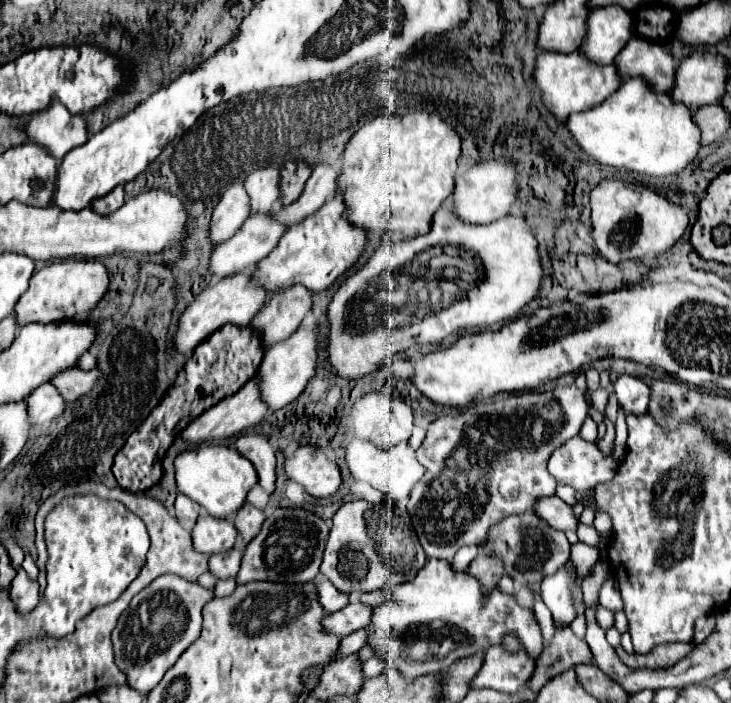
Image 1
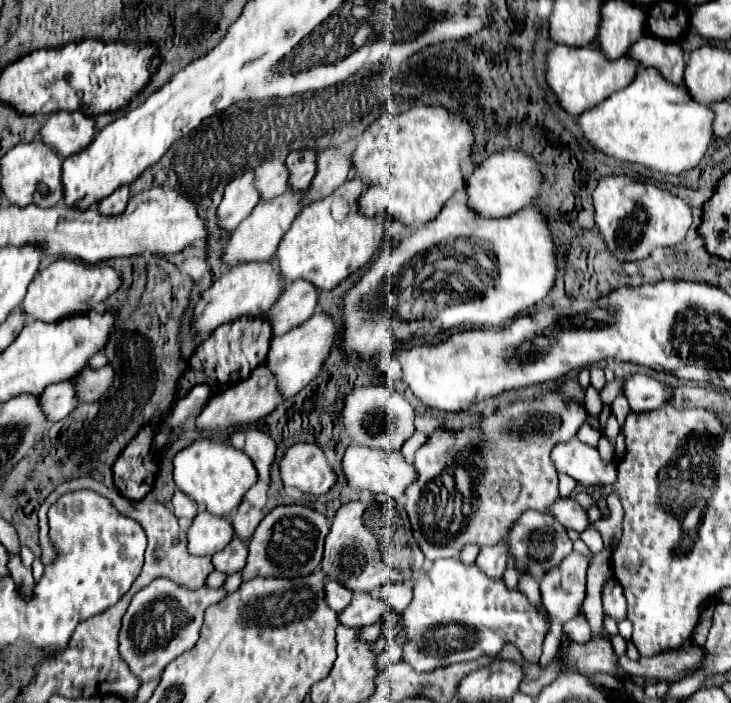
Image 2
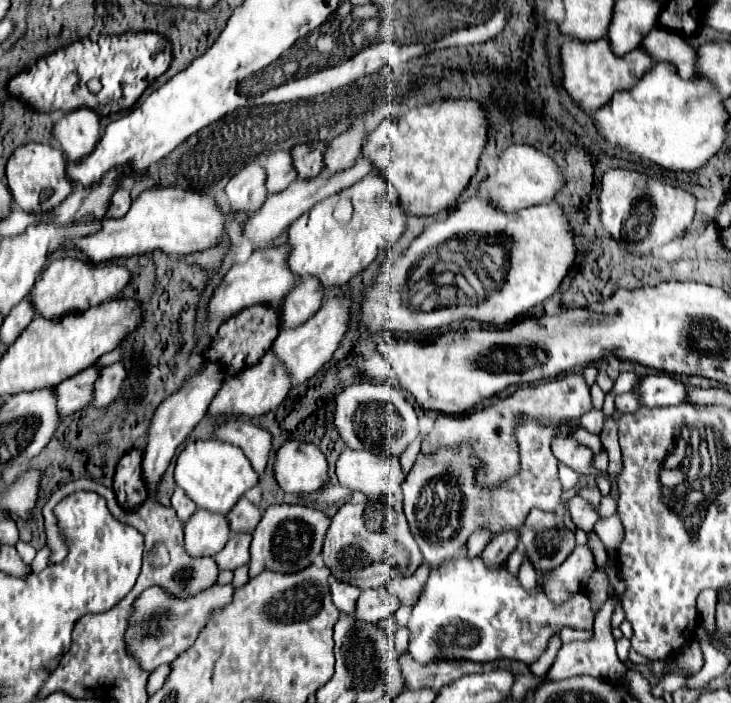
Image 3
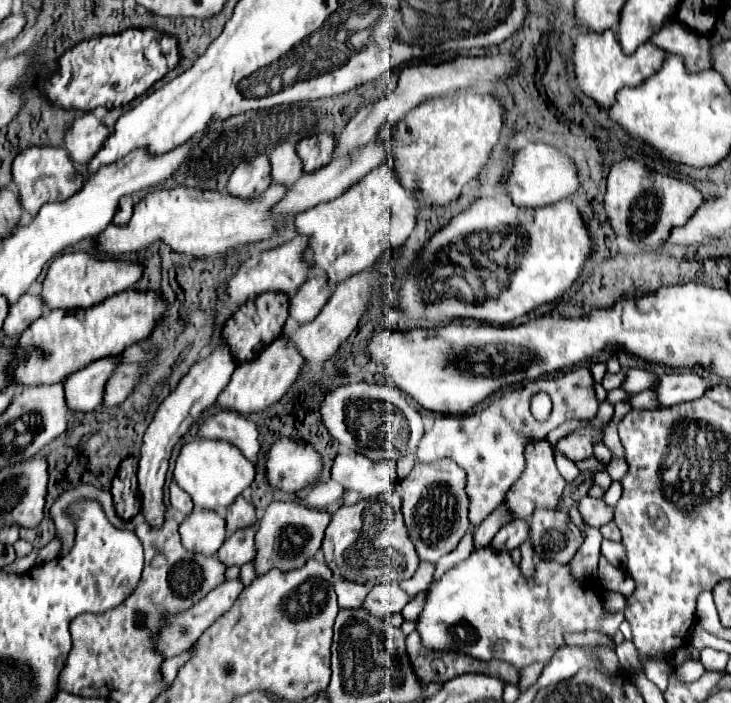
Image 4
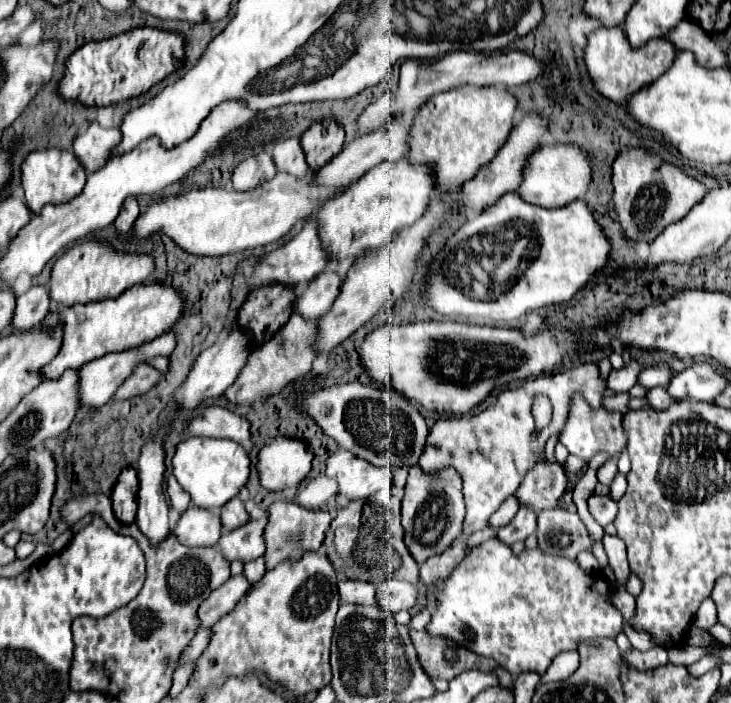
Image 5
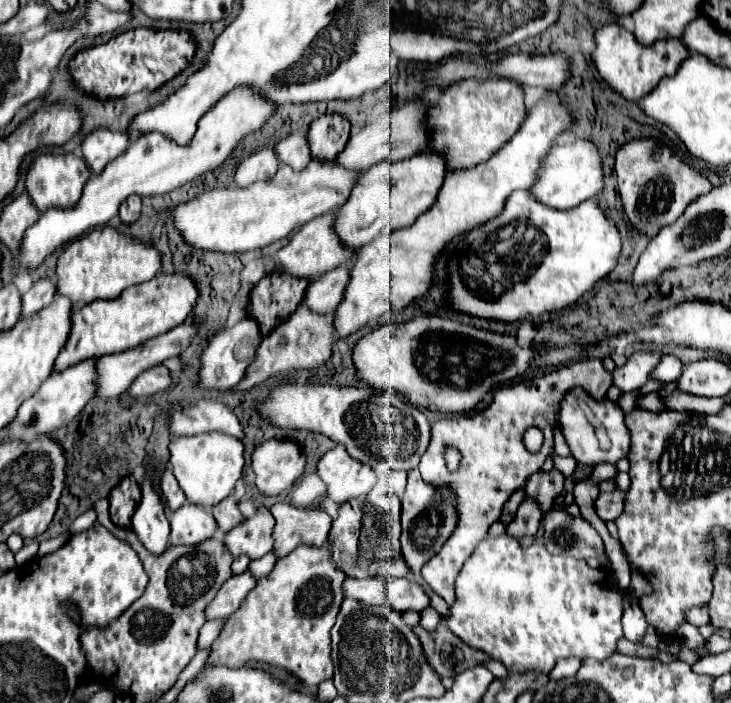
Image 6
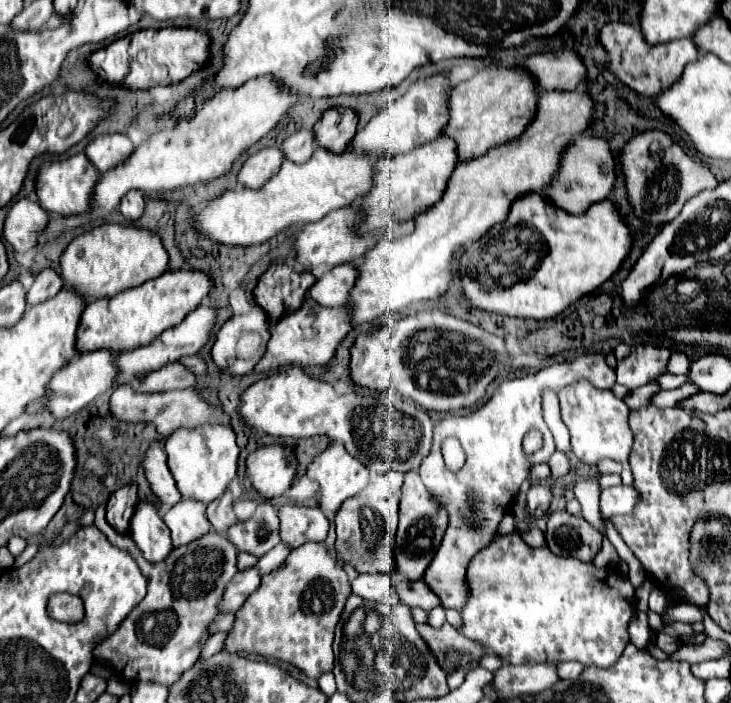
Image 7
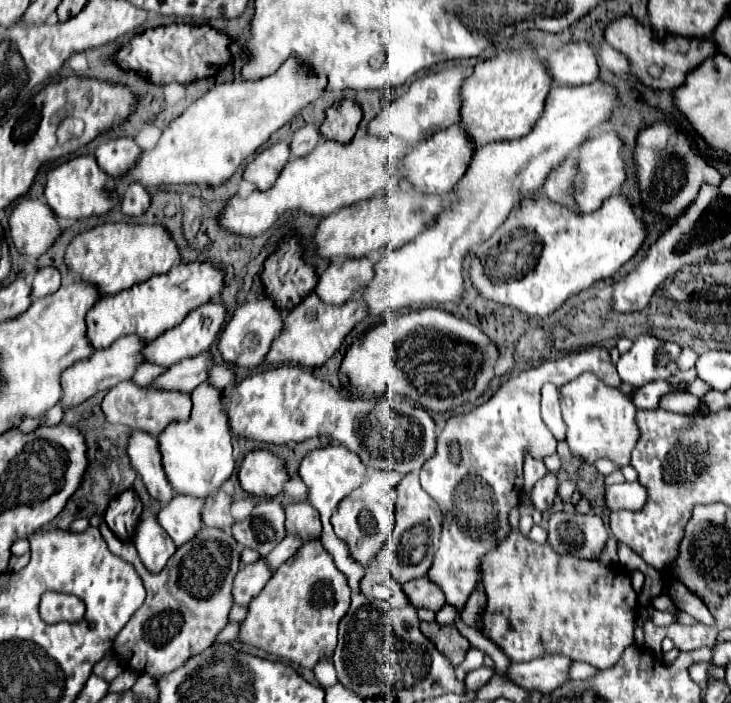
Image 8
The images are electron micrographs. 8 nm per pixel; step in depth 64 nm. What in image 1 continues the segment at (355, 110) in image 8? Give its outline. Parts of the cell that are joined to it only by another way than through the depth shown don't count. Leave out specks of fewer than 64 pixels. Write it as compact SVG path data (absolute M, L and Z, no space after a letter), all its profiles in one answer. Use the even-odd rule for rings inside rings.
M286 162L280 170L280 202L282 206L292 204L304 190L304 184L310 176L310 168L304 162Z

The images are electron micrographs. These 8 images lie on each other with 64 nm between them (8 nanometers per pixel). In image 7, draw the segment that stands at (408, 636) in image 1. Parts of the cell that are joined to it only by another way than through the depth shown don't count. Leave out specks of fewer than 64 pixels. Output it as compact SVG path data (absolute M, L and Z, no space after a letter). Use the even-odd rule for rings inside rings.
M518 532L494 538L492 544L488 544L488 548L482 548L470 560L468 570L466 570L466 586L468 586L468 598L466 598L464 606L458 610L460 616L462 616L462 626L458 628L458 632L464 634L466 638L474 640L474 642L480 642L488 652L500 656L508 664L538 664L538 662L558 664L562 660L576 660L576 662L582 662L586 666L592 664L592 666L608 668L608 666L612 666L620 658L620 654L624 652L624 648L628 644L628 622L632 618L632 602L634 602L634 586L630 584L630 580L622 578L618 570L596 568L592 562L582 562L582 560L576 560L572 556L556 556L546 546L530 548L530 546L526 546L522 542Z

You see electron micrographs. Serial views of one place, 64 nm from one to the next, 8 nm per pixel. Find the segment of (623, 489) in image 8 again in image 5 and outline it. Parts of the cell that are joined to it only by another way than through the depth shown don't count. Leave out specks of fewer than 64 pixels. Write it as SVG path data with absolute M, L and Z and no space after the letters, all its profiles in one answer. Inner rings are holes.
M592 494L588 498L588 510L590 510L592 518L600 526L606 526L606 524L614 522L614 516L618 512L618 504L612 502L608 496L596 496L596 494Z

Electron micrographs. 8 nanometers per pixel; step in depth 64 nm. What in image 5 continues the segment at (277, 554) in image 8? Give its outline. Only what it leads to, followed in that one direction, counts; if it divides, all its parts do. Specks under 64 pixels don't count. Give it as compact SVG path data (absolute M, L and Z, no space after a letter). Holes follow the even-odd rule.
M256 558L256 560L244 564L244 576L246 576L246 580L250 580L250 584L254 584L256 580L260 580L264 576L264 572L266 572L264 558Z

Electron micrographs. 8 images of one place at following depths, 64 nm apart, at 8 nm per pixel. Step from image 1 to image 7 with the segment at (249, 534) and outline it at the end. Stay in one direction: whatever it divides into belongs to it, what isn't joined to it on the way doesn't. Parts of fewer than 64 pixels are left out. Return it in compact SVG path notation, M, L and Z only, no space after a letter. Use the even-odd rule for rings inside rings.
M226 492L220 500L214 500L208 504L208 520L210 524L214 526L214 530L218 530L220 534L224 534L232 524L238 522L234 510L232 510L232 504L234 504L234 498L230 492Z

